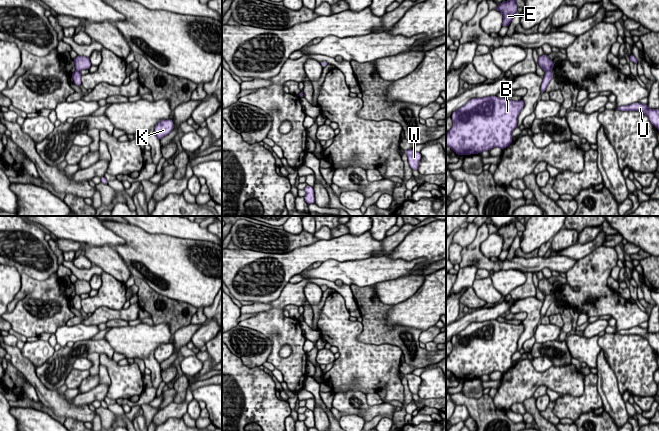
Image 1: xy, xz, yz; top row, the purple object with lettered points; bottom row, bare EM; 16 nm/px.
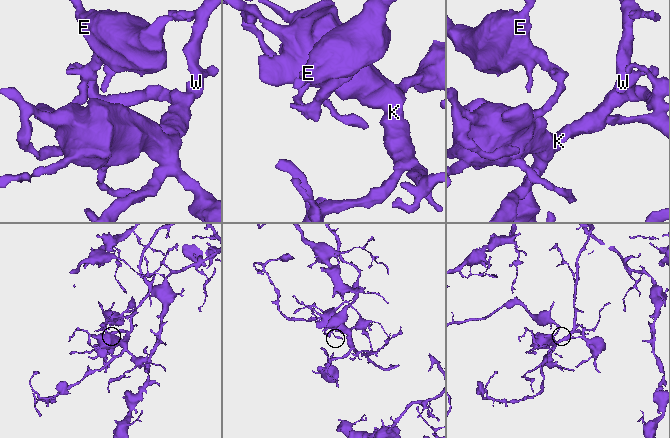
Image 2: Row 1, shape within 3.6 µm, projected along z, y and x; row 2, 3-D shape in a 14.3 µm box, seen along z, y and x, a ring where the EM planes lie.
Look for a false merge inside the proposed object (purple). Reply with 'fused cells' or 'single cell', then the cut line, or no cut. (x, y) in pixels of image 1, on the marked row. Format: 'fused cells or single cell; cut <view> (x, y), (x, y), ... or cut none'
fused cells; cut yz (545, 70), (550, 71)

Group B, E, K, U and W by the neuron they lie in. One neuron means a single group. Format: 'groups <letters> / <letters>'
groups B K U W / E

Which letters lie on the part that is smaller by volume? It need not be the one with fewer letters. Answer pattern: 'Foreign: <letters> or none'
Foreign: E

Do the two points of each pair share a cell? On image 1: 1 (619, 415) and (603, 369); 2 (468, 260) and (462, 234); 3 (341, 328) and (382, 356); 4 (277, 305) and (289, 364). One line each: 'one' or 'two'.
1: one
2: two
3: one
4: one

